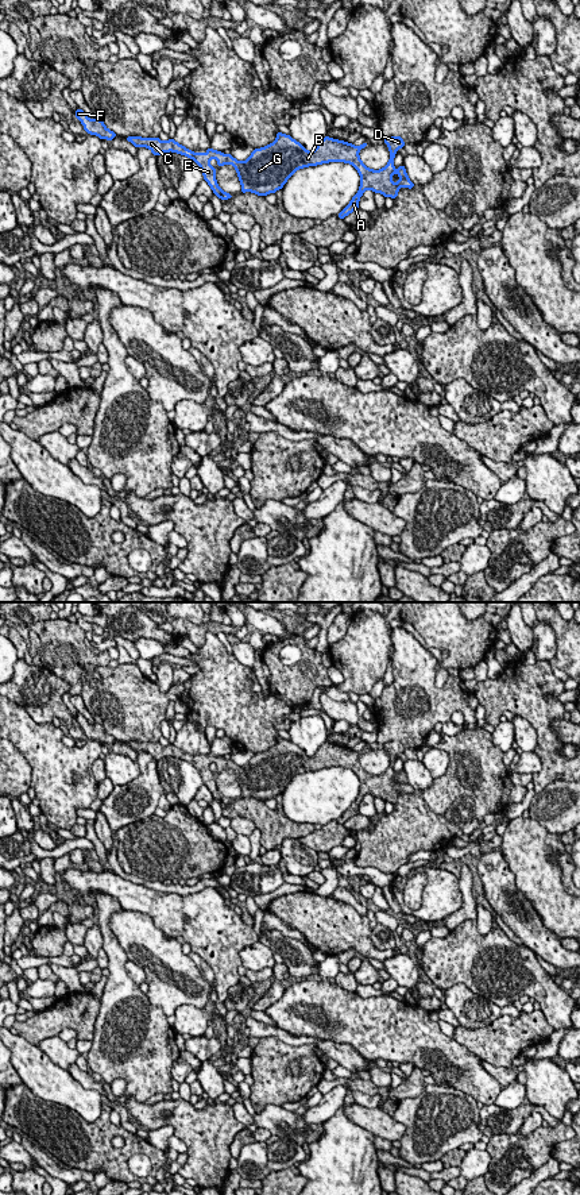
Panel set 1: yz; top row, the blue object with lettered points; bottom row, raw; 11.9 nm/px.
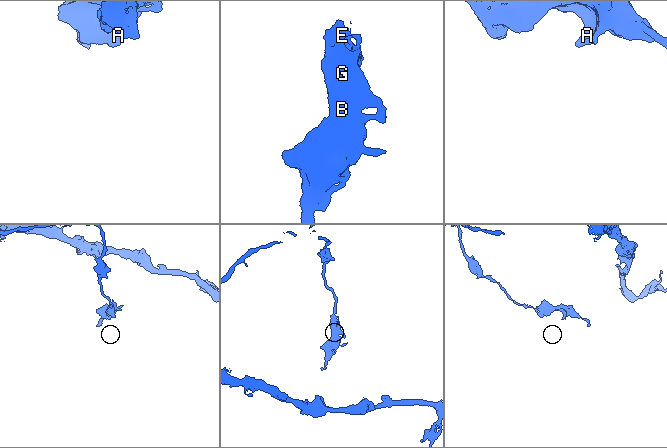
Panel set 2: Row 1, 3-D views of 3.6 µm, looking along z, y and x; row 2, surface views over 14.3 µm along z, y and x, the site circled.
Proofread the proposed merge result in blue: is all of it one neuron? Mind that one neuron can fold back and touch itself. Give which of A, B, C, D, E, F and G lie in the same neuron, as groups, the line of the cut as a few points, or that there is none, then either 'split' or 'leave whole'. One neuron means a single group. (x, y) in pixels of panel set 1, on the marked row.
groups A B C D E F G; cut none; leave whole

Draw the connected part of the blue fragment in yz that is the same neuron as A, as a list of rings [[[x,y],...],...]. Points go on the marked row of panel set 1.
[[[279,131],[272,143],[266,147],[255,149],[244,162],[235,159],[231,154],[216,151],[212,147],[209,147],[205,154],[196,154],[174,139],[169,139],[167,142],[159,138],[142,136],[127,136],[125,139],[135,147],[150,149],[155,157],[162,153],[173,151],[192,158],[201,167],[204,180],[212,188],[213,193],[223,201],[233,196],[219,188],[216,181],[217,169],[210,166],[212,158],[217,159],[219,167],[223,165],[235,166],[241,184],[240,193],[252,192],[263,197],[282,189],[287,180],[299,169],[333,161],[351,163],[360,174],[360,188],[349,204],[337,215],[339,219],[344,219],[347,215],[359,209],[359,200],[367,189],[382,193],[384,197],[397,198],[401,188],[411,189],[415,186],[409,180],[403,165],[401,165],[398,170],[394,167],[395,153],[405,146],[401,136],[383,139],[390,150],[390,161],[380,170],[368,169],[359,157],[359,151],[368,146],[367,142],[361,146],[353,146],[352,143],[329,136],[320,140],[313,151],[308,151],[290,135],[285,135]]]

